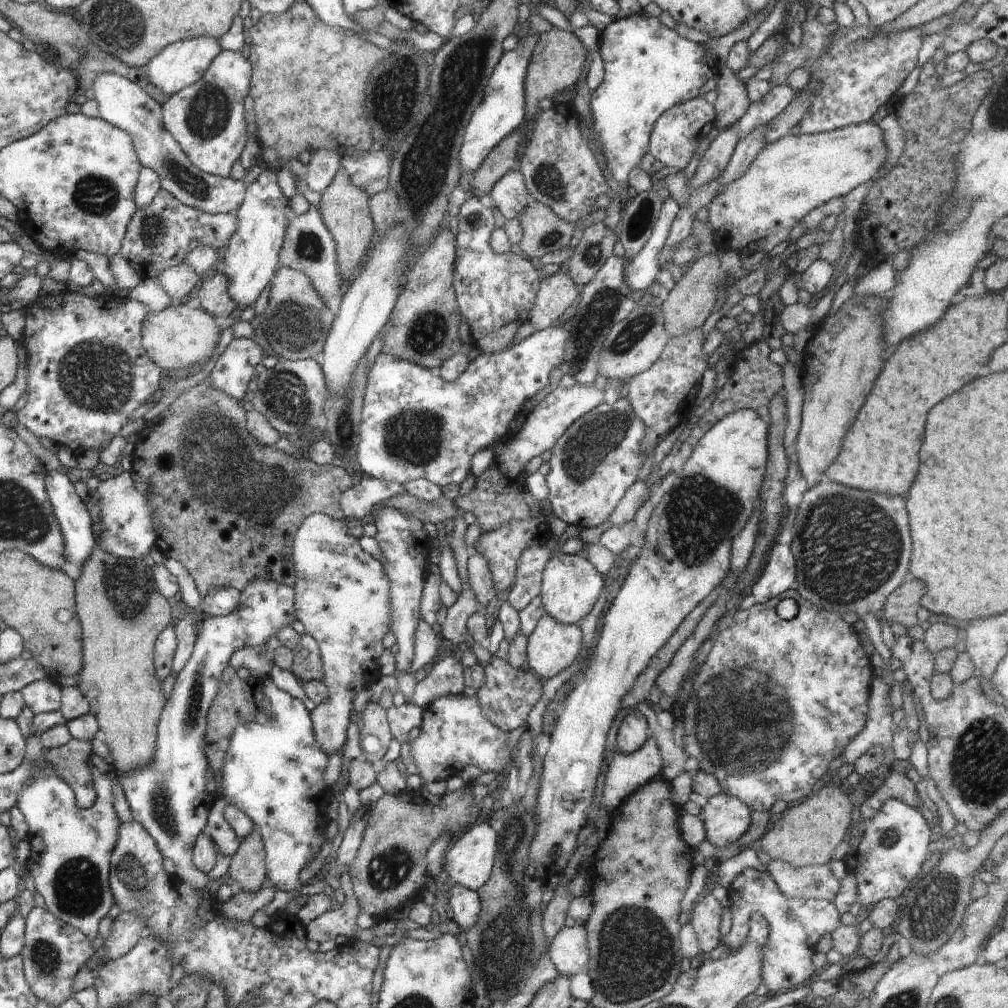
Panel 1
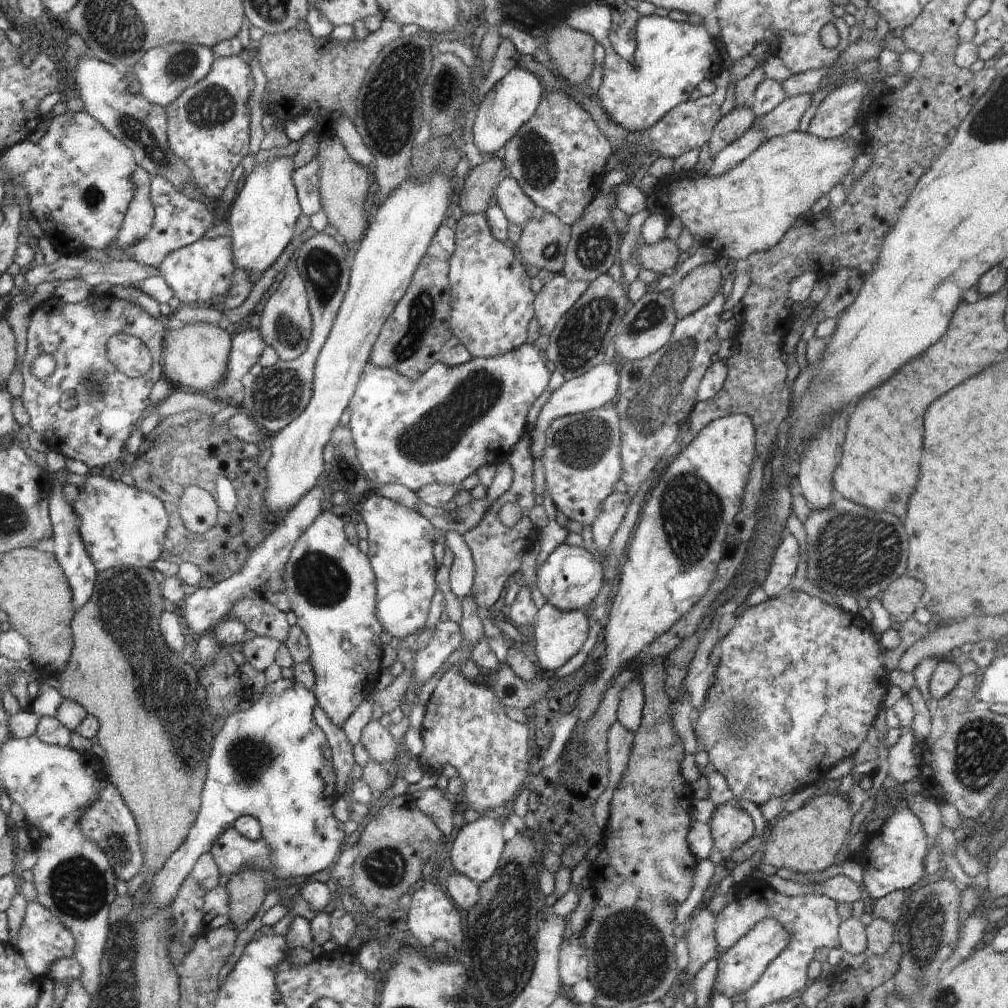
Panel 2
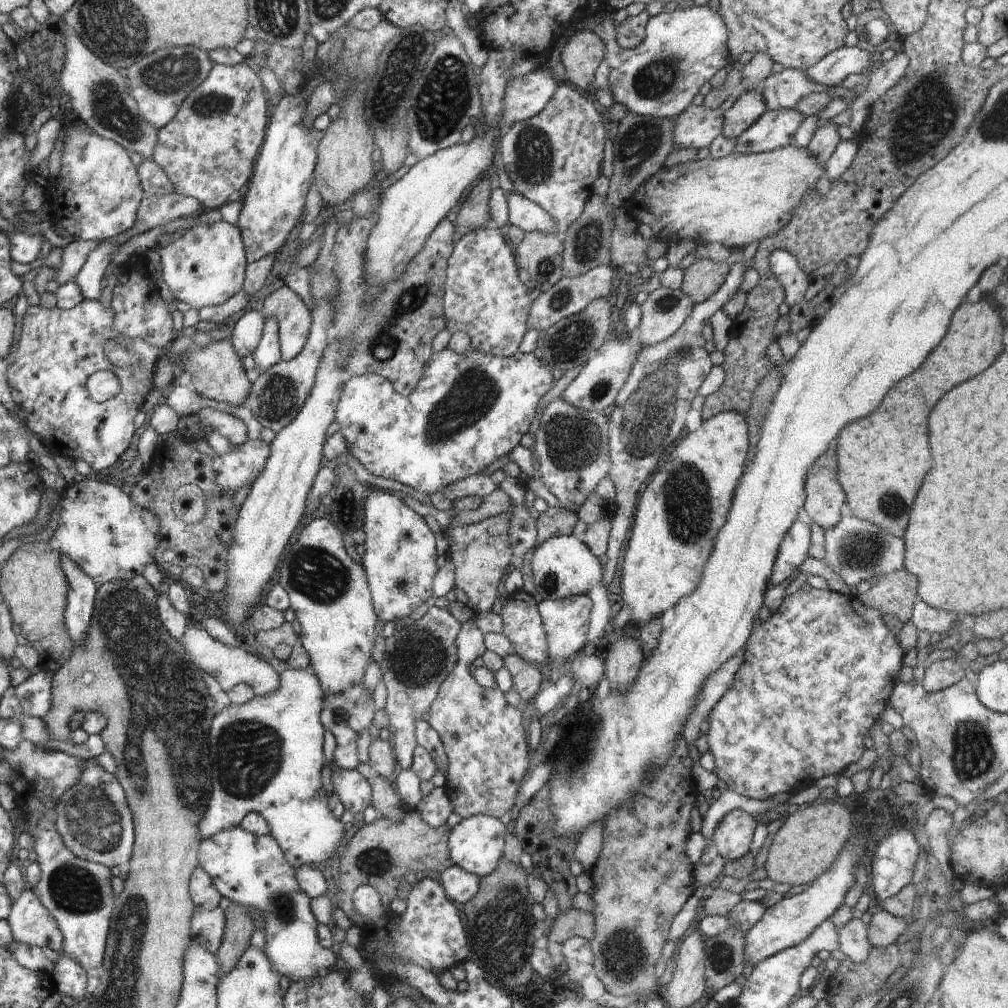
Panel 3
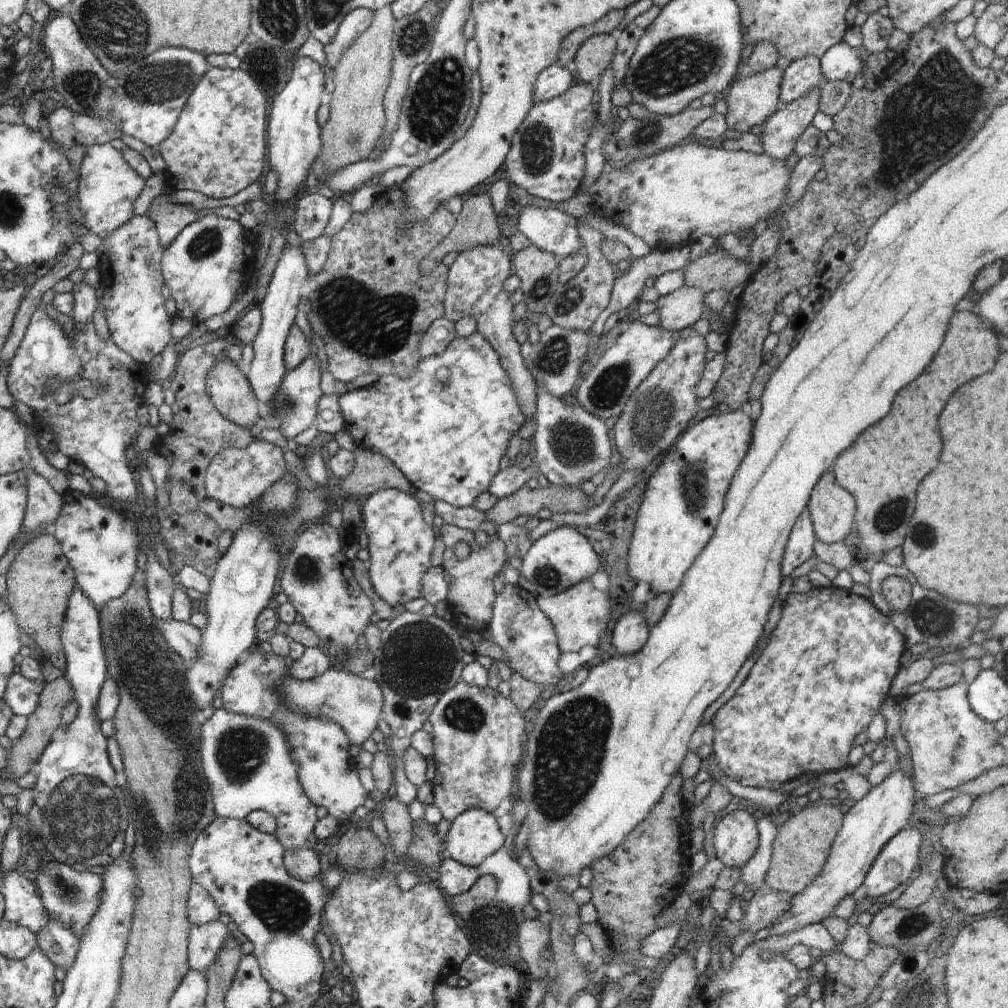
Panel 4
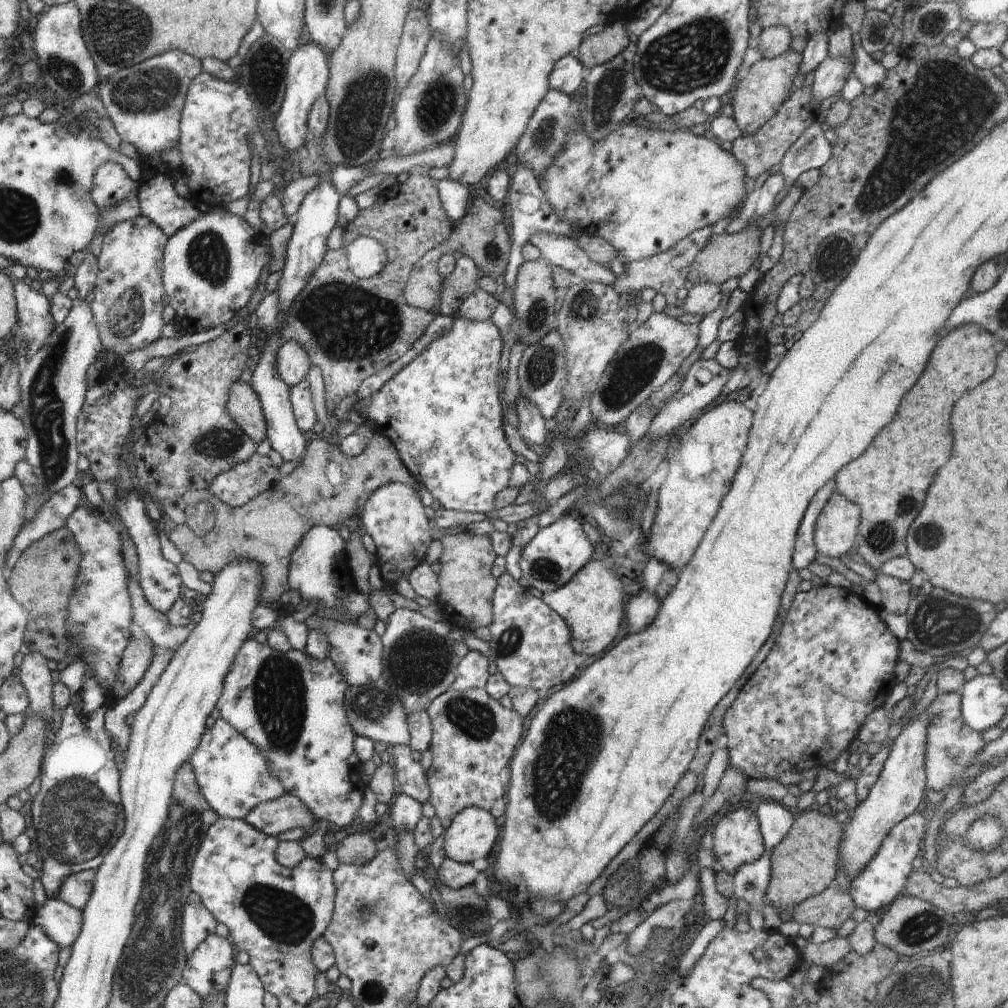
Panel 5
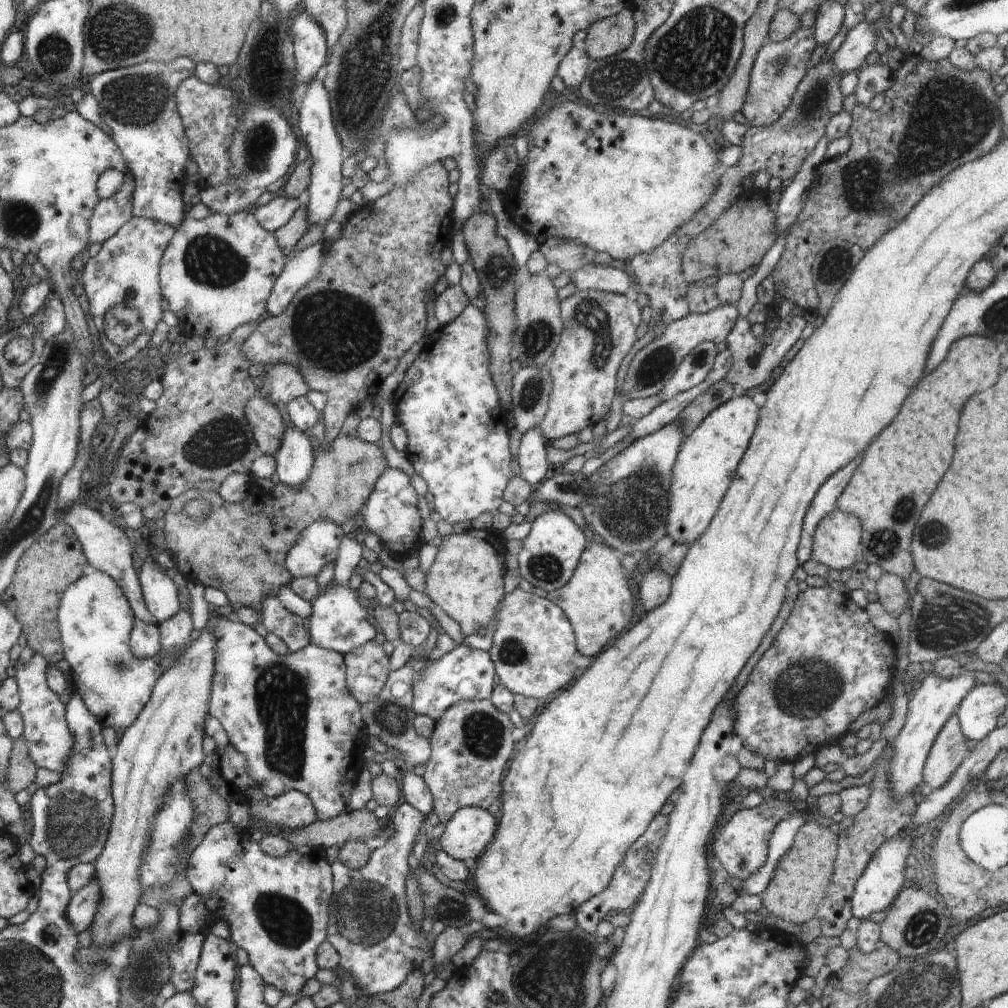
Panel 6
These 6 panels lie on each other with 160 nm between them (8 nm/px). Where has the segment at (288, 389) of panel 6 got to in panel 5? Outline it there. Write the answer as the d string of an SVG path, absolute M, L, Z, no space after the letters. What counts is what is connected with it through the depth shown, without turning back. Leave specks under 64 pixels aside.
M284 341L276 353L278 376L290 387L307 378L311 362L298 341Z

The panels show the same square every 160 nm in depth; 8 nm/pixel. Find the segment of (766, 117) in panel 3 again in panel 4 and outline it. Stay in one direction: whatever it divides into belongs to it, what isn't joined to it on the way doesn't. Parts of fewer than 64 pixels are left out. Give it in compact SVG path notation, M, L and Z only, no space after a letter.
M822 78L818 89L814 89L807 97L780 106L760 124L761 133L756 136L762 143L764 153L785 162L794 151L798 137L819 110L819 90L825 82Z

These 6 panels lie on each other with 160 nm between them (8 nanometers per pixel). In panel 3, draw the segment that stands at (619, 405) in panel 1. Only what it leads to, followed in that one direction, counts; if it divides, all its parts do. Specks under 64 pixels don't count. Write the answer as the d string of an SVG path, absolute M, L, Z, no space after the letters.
M560 398L552 401L542 414L533 452L545 487L556 496L560 506L577 513L598 482L609 476L609 419L604 412L587 411Z

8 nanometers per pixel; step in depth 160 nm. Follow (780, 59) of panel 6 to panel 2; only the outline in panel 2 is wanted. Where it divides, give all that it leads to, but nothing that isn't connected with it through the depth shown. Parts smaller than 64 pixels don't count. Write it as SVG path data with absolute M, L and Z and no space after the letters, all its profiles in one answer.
M734 107L714 127L707 142L707 147L715 157L723 148L739 139L756 120L754 111L750 107Z

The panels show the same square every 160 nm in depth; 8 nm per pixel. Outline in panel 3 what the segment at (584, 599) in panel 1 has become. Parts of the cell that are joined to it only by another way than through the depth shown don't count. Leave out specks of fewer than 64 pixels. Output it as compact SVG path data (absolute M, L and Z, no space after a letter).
M574 534L552 537L535 548L532 553L530 566L534 584L543 600L561 601L568 597L587 595L602 580L603 561L596 558L586 544Z

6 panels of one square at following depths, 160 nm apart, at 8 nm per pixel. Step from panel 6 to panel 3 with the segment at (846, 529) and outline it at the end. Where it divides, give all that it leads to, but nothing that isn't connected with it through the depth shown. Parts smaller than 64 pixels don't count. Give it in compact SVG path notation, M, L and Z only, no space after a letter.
M834 440L826 454L814 462L814 468L806 476L805 508L808 516L824 530L838 524L847 510L845 494L837 479L836 446Z

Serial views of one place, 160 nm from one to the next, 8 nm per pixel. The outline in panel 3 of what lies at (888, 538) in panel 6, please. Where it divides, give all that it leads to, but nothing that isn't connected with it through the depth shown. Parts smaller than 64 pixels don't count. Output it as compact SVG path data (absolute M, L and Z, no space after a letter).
M985 298L976 304L960 304L942 344L930 352L920 370L910 380L904 378L894 384L874 414L842 428L837 479L845 494L846 511L903 538L912 502L934 464L928 442L928 414L950 388L990 368L1004 350L1004 325L996 307Z

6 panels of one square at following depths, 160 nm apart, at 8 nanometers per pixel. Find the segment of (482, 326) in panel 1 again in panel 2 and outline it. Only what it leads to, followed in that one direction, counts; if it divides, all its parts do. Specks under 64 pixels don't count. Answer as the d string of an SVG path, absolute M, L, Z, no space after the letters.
M484 214L461 216L455 228L455 246L455 253L449 260L450 330L473 357L495 357L522 346L526 343L528 323L534 317L535 299L524 264L516 259L510 247L494 238Z

